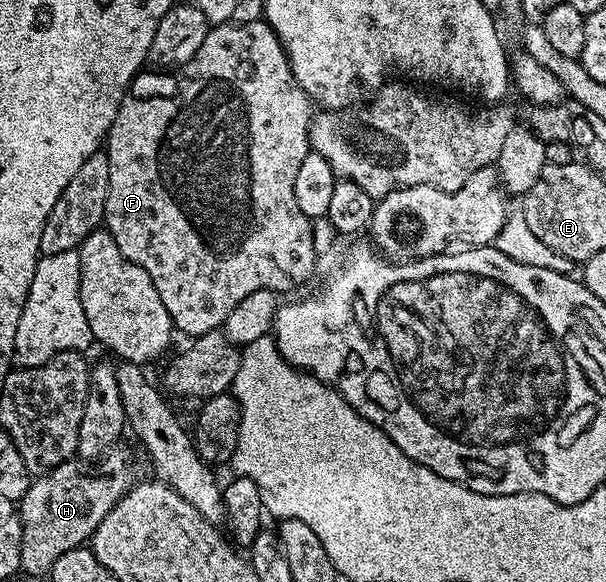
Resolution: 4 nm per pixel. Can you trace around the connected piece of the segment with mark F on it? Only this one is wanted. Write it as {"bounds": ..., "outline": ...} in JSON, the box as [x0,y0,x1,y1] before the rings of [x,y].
{"bounds":[103,20,318,336],"outline":[[[261,20],[258,22],[225,22],[209,29],[206,40],[202,40],[202,48],[194,52],[190,60],[171,72],[157,72],[145,69],[132,79],[124,94],[122,104],[114,116],[114,124],[108,130],[106,153],[110,164],[110,184],[106,196],[103,225],[114,236],[114,244],[118,244],[118,252],[126,256],[138,268],[146,268],[150,280],[154,280],[154,288],[158,288],[158,296],[162,296],[162,304],[166,304],[166,312],[170,312],[172,325],[187,336],[209,334],[211,330],[220,330],[224,322],[250,296],[250,292],[259,290],[292,290],[300,286],[316,270],[318,256],[314,252],[313,219],[307,218],[298,208],[298,199],[294,196],[294,180],[298,177],[298,167],[310,152],[308,130],[312,126],[314,103],[306,91],[298,84],[294,72],[288,63],[288,54],[284,45],[278,40],[274,28]]]}

